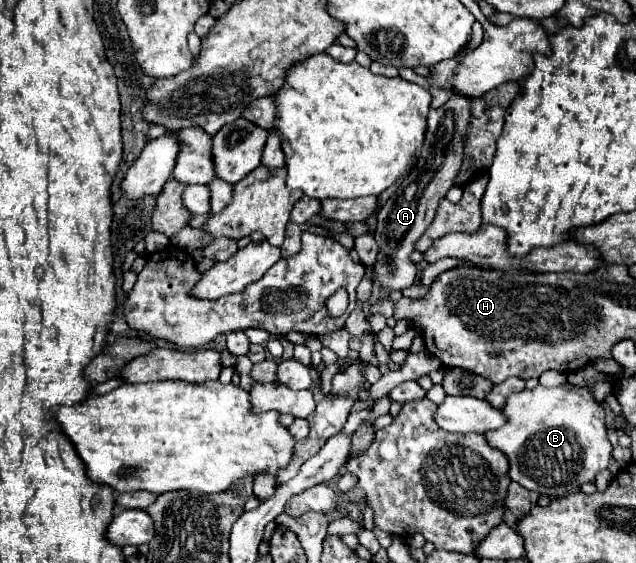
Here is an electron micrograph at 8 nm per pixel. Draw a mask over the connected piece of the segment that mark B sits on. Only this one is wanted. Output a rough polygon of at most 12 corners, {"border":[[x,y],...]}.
{"border":[[586,388],[508,396],[484,432],[510,480],[564,498],[612,460]]}

